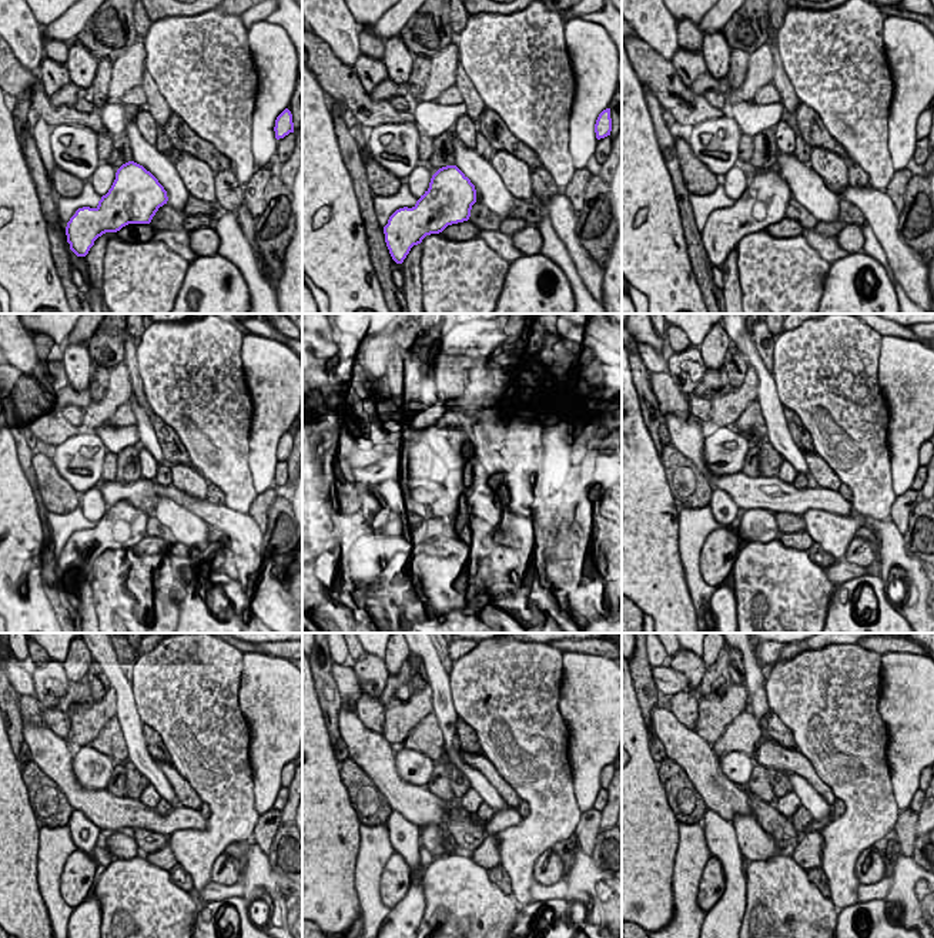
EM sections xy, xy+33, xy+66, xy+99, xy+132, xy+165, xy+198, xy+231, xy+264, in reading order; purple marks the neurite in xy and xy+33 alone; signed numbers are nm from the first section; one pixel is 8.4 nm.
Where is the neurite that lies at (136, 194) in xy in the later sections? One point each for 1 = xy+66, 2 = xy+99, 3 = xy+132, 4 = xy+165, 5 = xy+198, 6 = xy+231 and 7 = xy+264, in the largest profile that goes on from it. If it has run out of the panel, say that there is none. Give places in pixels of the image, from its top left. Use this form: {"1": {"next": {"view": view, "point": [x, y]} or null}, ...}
{"1": {"next": {"view": "xy+66", "point": [725, 228]}}, "2": {"next": {"view": "xy+99", "point": [83, 548]}}, "3": {"next": {"view": "xy+132", "point": [399, 549]}}, "4": {"next": {"view": "xy+165", "point": [720, 548]}}, "5": {"next": {"view": "xy+198", "point": [79, 874]}}, "6": {"next": {"view": "xy+231", "point": [397, 877]}}, "7": {"next": {"view": "xy+264", "point": [713, 883]}}}

